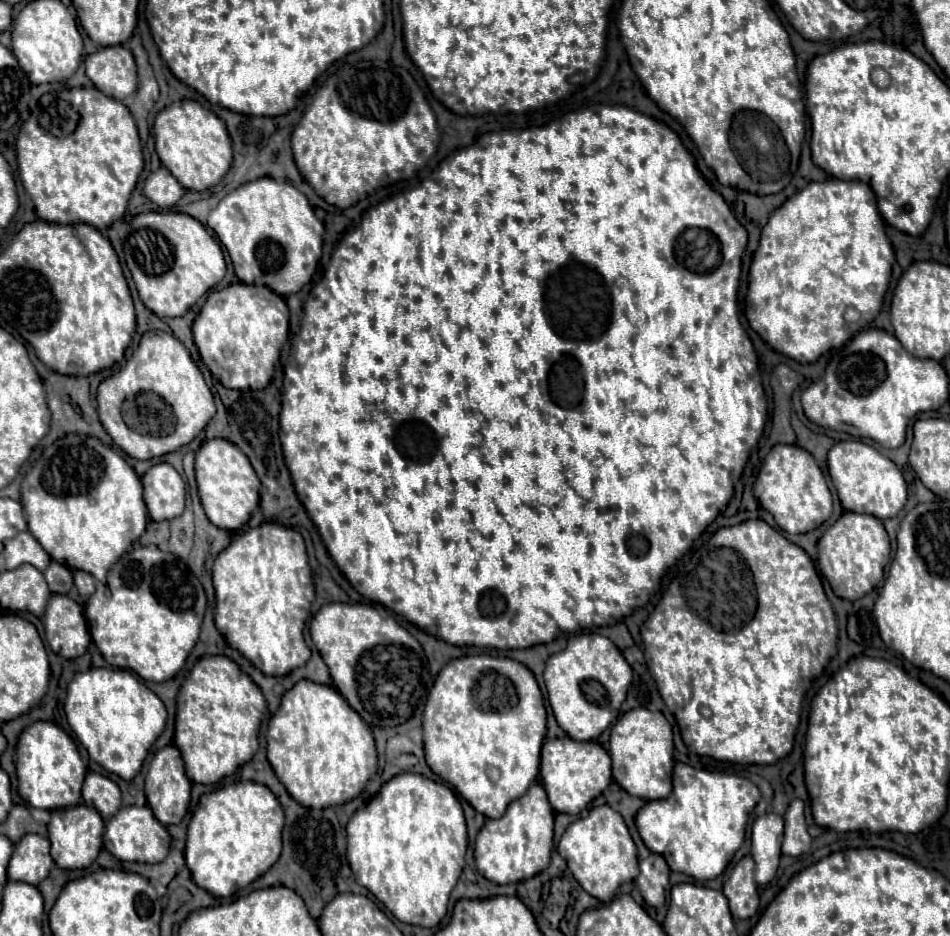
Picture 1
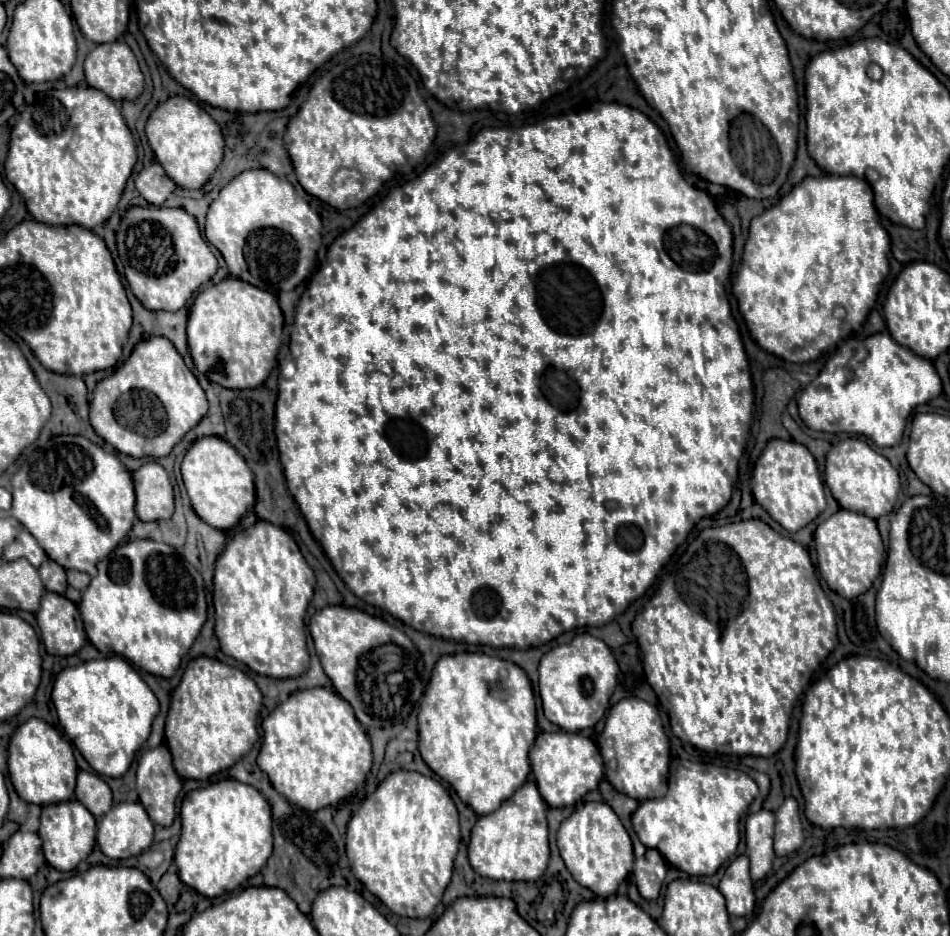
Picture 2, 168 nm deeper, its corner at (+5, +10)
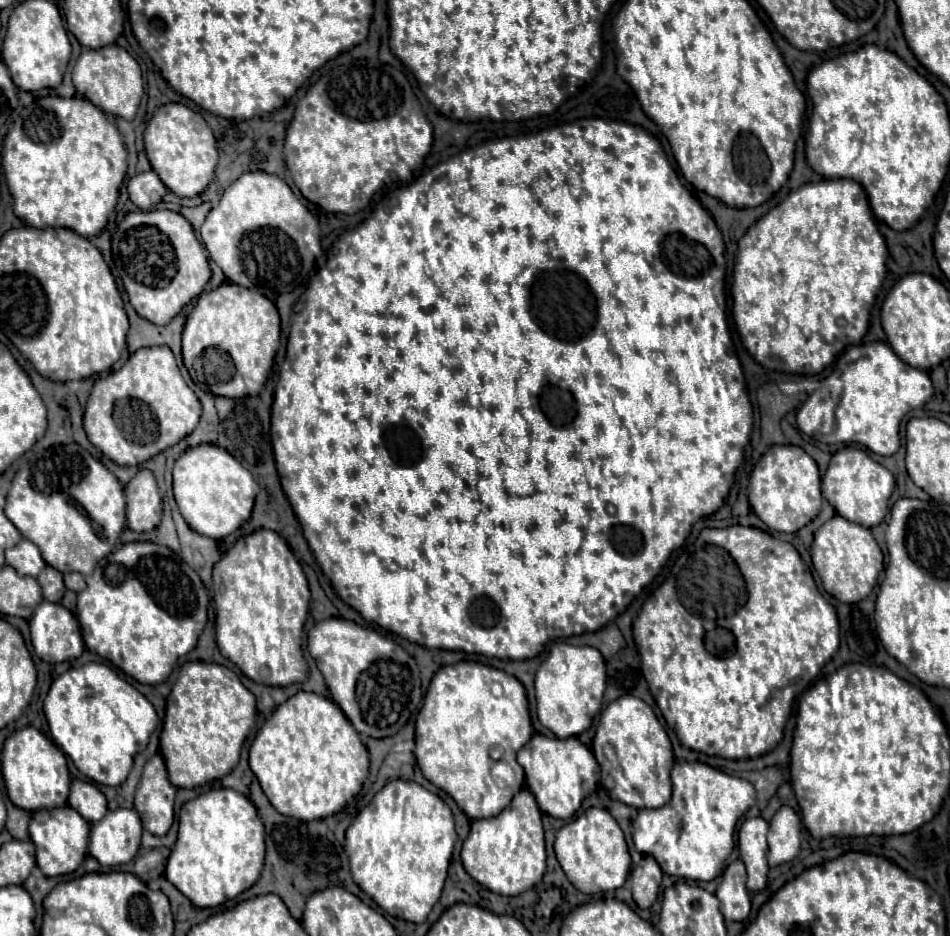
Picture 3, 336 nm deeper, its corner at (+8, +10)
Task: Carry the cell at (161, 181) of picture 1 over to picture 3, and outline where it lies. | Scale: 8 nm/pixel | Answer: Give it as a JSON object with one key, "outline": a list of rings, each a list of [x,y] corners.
{"outline":[[[154,171],[140,173],[128,181],[130,201],[142,211],[150,211],[154,205],[158,205],[166,191],[168,191],[166,185]]]}

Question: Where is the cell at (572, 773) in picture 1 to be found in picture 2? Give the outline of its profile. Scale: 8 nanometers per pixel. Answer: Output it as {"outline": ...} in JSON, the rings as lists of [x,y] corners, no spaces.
{"outline":[[[541,731],[535,739],[533,749],[529,751],[529,759],[531,759],[535,783],[545,803],[549,803],[549,807],[575,805],[585,793],[597,789],[599,779],[603,777],[603,763],[597,745],[589,737],[579,733]]]}

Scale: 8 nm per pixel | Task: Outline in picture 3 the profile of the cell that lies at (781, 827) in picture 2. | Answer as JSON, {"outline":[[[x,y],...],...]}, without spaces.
{"outline":[[[782,807],[770,821],[770,867],[792,861],[800,851],[800,819],[790,807]]]}

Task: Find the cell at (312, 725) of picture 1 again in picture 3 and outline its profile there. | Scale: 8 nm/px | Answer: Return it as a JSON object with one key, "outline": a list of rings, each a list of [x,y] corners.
{"outline":[[[298,691],[258,731],[250,745],[250,769],[280,815],[314,821],[336,815],[360,793],[368,777],[368,751],[334,701]]]}

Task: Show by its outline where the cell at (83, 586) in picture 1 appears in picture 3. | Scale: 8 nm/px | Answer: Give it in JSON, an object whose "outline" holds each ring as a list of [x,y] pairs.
{"outline":[[[64,573],[64,585],[66,589],[78,593],[82,589],[86,589],[86,583],[84,583],[84,577],[80,573]]]}

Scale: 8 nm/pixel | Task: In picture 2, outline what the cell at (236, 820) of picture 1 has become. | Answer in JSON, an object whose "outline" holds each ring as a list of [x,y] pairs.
{"outline":[[[223,779],[187,793],[181,803],[181,837],[175,849],[181,881],[205,897],[237,889],[267,863],[273,851],[271,825],[269,801],[253,785]]]}

